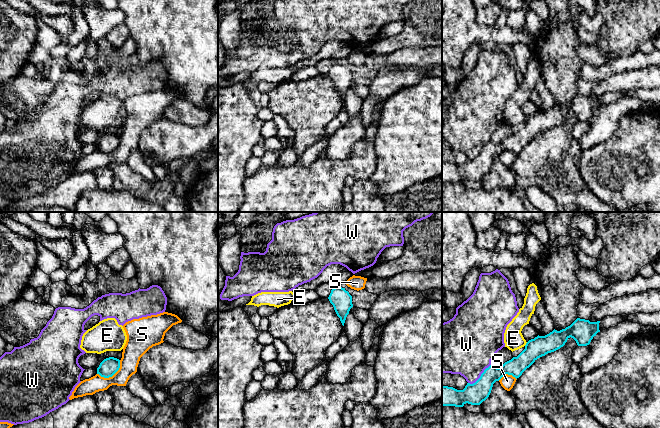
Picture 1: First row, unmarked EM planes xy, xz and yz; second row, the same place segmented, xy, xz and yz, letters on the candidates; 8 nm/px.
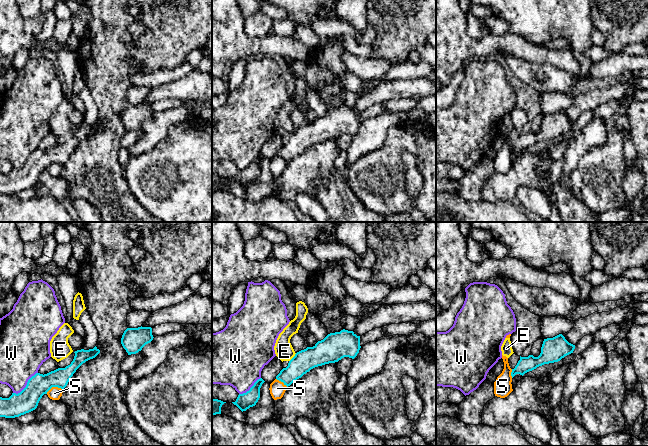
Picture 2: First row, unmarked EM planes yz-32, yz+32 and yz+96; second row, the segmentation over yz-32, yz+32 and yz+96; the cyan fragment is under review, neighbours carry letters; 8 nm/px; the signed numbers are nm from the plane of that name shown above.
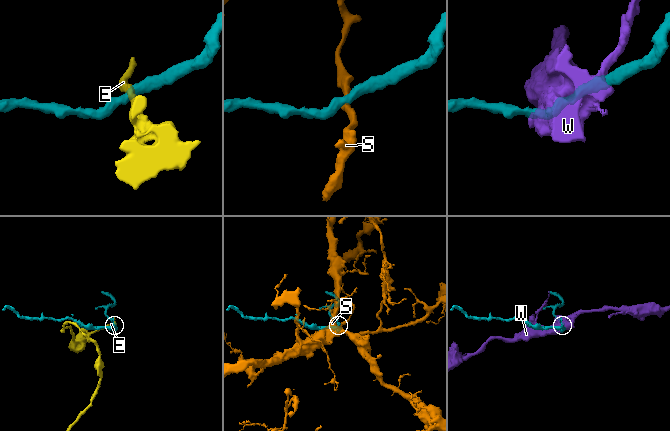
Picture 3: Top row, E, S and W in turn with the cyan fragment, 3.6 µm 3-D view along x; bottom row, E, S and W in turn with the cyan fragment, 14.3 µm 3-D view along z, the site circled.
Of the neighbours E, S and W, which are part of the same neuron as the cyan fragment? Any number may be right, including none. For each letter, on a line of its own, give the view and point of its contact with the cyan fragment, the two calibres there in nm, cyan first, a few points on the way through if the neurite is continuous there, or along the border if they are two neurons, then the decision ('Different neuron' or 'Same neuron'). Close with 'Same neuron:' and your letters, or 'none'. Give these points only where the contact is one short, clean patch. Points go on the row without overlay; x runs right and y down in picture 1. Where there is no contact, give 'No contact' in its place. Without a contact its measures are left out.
E: Touches cyan at yz (526, 120). Thickness 160 nm (cyan) against 160 nm. Boundary: yz (527, 118), (524, 121). Different neuron
S: Touches cyan at xy (112, 151). Thickness 150 nm (cyan) against 160 nm. Boundary: xy (120, 136), (120, 142), (111, 152), (101, 153), (97, 150). Different neuron
W: Touches cyan at yz (480, 152). Thickness 170 nm (cyan) against 420 nm. Different neuron
Same neuron: none

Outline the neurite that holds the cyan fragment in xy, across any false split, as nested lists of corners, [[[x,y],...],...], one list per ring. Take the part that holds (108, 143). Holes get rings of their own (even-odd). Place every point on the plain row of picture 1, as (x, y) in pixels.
[[[114,133],[104,135],[97,144],[97,150],[101,153],[112,153],[120,144],[120,136]]]

